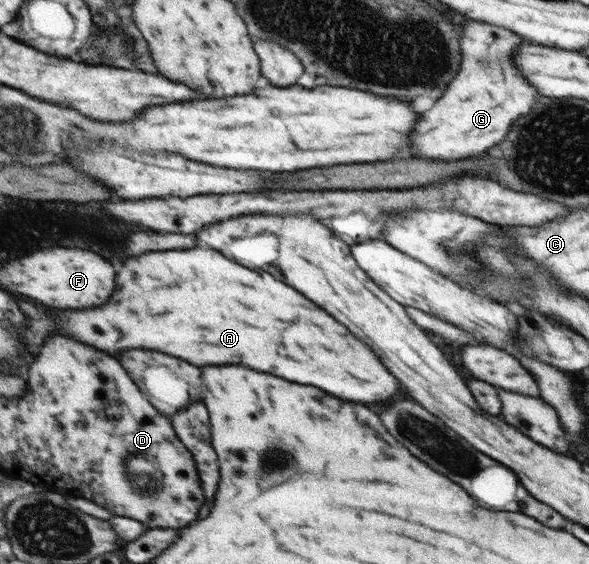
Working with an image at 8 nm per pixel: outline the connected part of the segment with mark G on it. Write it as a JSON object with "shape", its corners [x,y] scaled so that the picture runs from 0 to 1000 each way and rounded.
{"shape":[[[812,35],[783,39],[784,112],[766,142],[766,163],[752,177],[739,177],[735,191],[718,199],[711,227],[705,227],[705,255],[698,259],[711,277],[779,284],[823,270],[851,252],[878,209],[891,206],[912,174],[912,158],[871,115],[868,96],[881,78],[903,74],[839,43]]]}

